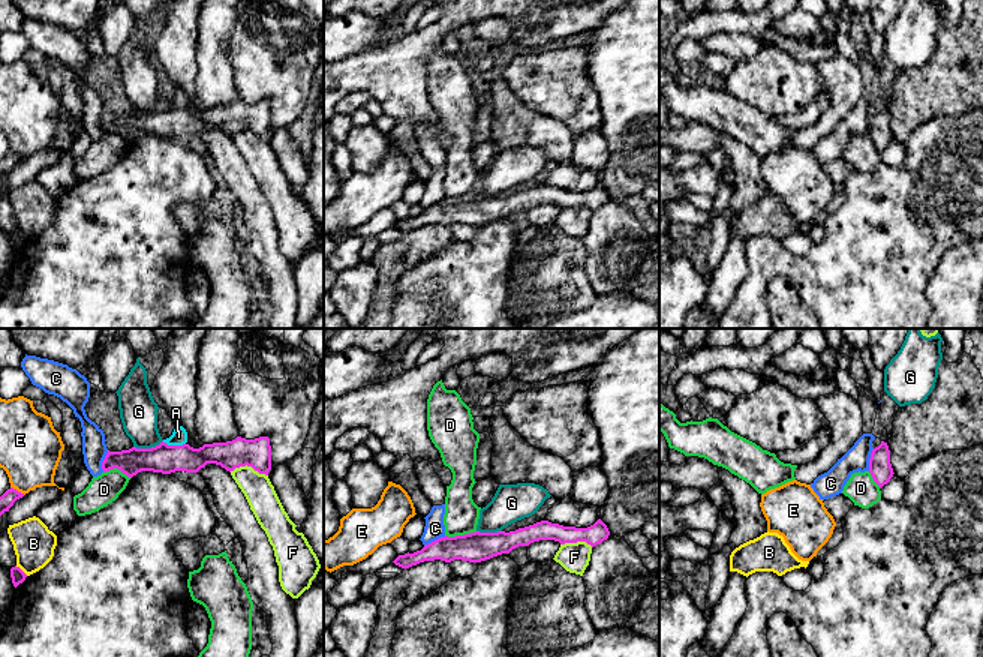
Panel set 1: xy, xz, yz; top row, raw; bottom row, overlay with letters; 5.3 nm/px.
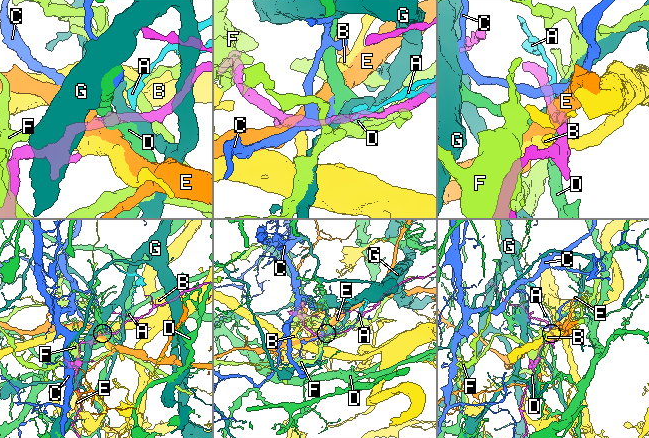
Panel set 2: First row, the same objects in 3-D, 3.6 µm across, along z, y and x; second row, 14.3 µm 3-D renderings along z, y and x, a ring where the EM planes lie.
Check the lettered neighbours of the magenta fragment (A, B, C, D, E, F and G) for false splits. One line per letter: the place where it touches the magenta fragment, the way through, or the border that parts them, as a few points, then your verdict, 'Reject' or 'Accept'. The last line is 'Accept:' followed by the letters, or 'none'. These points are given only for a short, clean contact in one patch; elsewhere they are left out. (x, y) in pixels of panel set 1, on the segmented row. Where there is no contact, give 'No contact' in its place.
A: Touches magenta at xy (174, 446). Boundary: xy (162, 441), (185, 444). Reject
B: Touches magenta at xy (20, 569). Reject
C: Touches magenta at xy (104, 461). Boundary: xy (108, 450), (102, 462), (102, 471). Reject
D: Touches magenta at xz (460, 536). Reject
E: Touches magenta at xy (17, 491). Reject
F: Touches magenta at xy (249, 465). Reject
G: Touches magenta at xy (147, 449). Reject
Accept: none

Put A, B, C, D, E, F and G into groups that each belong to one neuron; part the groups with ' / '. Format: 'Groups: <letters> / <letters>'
Groups: A / B / C / D / E / F / G

